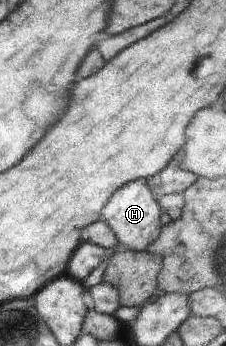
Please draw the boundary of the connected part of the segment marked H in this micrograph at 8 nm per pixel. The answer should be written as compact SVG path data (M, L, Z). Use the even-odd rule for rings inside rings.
M136 179L132 183L126 183L124 187L120 187L110 201L106 203L106 207L102 209L102 220L110 227L114 237L118 239L119 246L130 251L144 252L150 243L160 236L160 222L162 217L162 209L158 207L157 198L152 196L150 189L145 183L145 179Z

